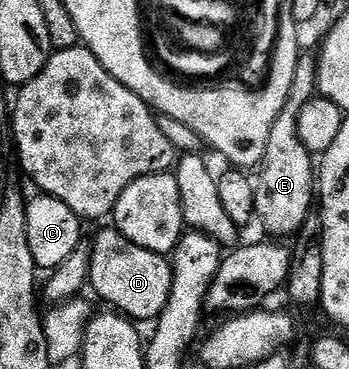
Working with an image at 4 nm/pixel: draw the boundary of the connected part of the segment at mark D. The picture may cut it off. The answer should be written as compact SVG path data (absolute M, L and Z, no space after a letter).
M108 226L93 241L88 278L90 288L108 303L105 305L133 322L155 322L159 320L162 310L166 310L166 302L170 298L172 265L168 256L142 250L142 246L134 246L134 242L127 240L115 226Z

